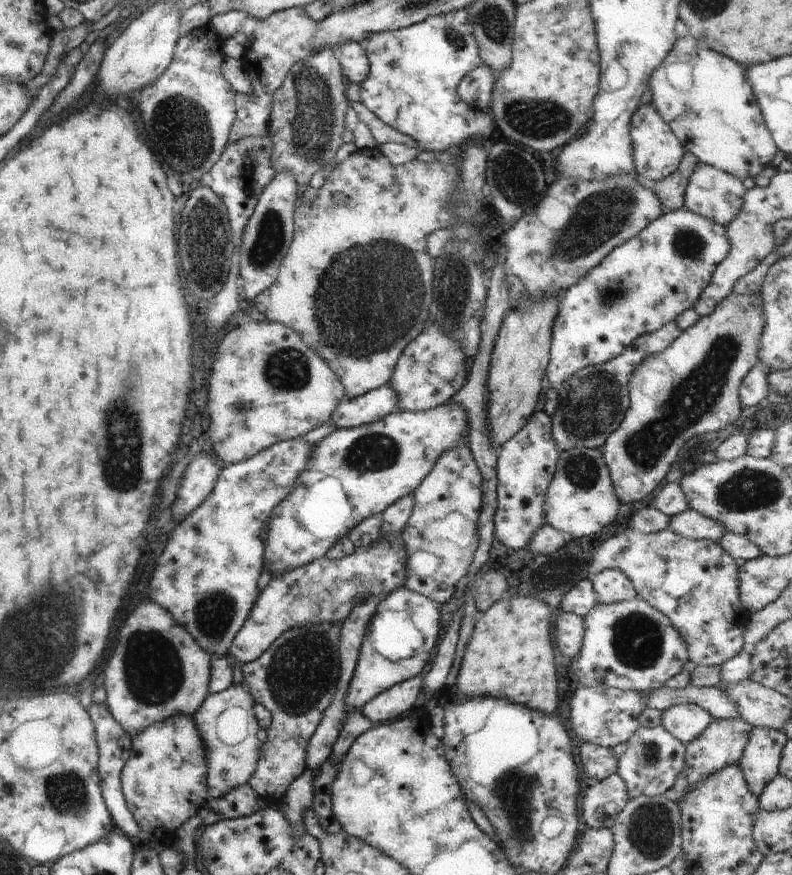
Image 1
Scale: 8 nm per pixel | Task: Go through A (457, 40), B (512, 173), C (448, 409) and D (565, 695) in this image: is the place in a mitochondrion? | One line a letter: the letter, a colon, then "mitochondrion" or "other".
A: mitochondrion
B: mitochondrion
C: other
D: other

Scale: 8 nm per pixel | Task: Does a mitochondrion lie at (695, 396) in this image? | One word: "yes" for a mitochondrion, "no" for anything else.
yes

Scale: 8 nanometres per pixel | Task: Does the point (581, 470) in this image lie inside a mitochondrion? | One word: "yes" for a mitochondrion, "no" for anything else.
yes

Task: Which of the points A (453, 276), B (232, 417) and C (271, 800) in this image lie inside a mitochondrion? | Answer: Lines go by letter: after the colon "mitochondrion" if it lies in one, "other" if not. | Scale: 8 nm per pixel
A: mitochondrion
B: other
C: other

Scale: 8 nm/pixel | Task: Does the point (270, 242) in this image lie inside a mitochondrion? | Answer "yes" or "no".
yes

